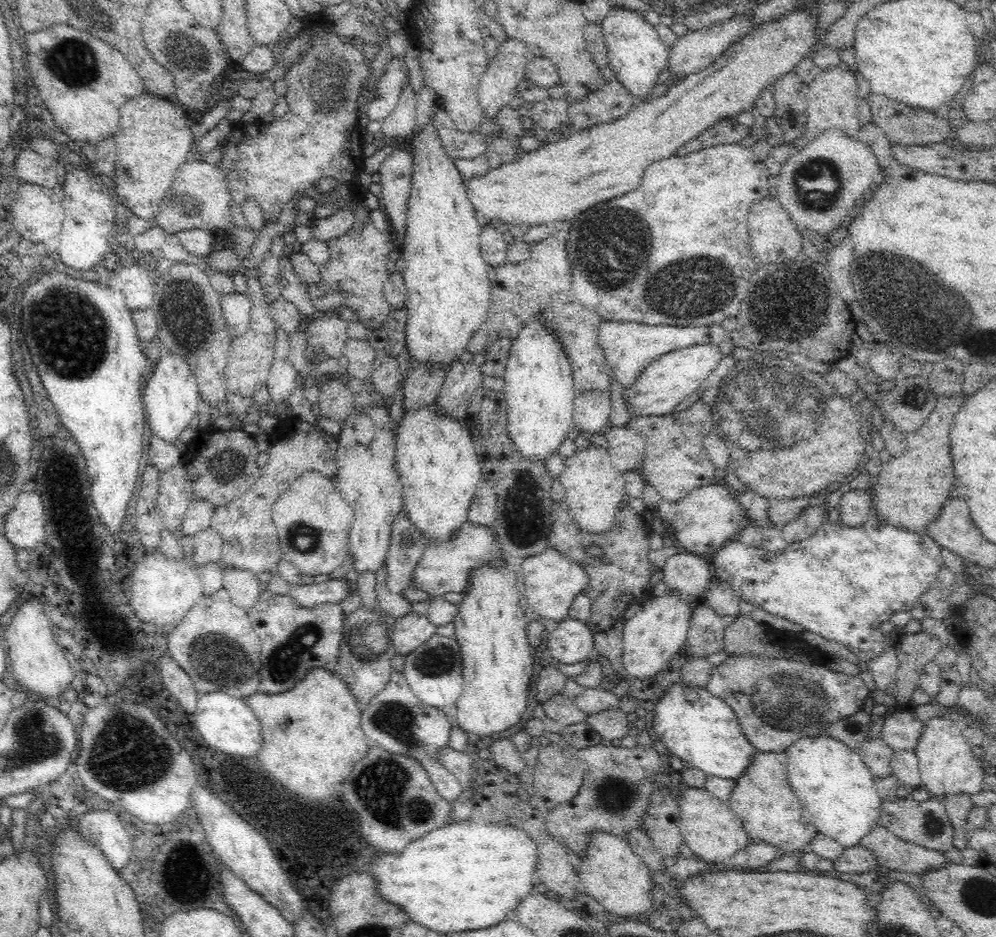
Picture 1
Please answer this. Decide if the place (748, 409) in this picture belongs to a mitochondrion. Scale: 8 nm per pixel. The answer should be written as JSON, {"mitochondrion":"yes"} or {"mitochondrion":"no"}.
{"mitochondrion":"yes"}

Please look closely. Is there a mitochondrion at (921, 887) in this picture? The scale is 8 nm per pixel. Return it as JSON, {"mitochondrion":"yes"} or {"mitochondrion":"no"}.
{"mitochondrion":"no"}

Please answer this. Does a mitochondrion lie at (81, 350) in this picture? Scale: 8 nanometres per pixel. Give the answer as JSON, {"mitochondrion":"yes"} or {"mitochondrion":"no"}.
{"mitochondrion":"yes"}

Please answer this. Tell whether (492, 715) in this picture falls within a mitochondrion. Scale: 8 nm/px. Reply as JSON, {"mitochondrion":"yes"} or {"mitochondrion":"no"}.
{"mitochondrion":"no"}

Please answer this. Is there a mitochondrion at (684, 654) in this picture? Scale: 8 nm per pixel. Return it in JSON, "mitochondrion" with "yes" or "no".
{"mitochondrion":"no"}

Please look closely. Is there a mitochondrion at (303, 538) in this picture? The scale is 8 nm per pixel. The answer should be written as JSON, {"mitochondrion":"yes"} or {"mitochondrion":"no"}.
{"mitochondrion":"yes"}

